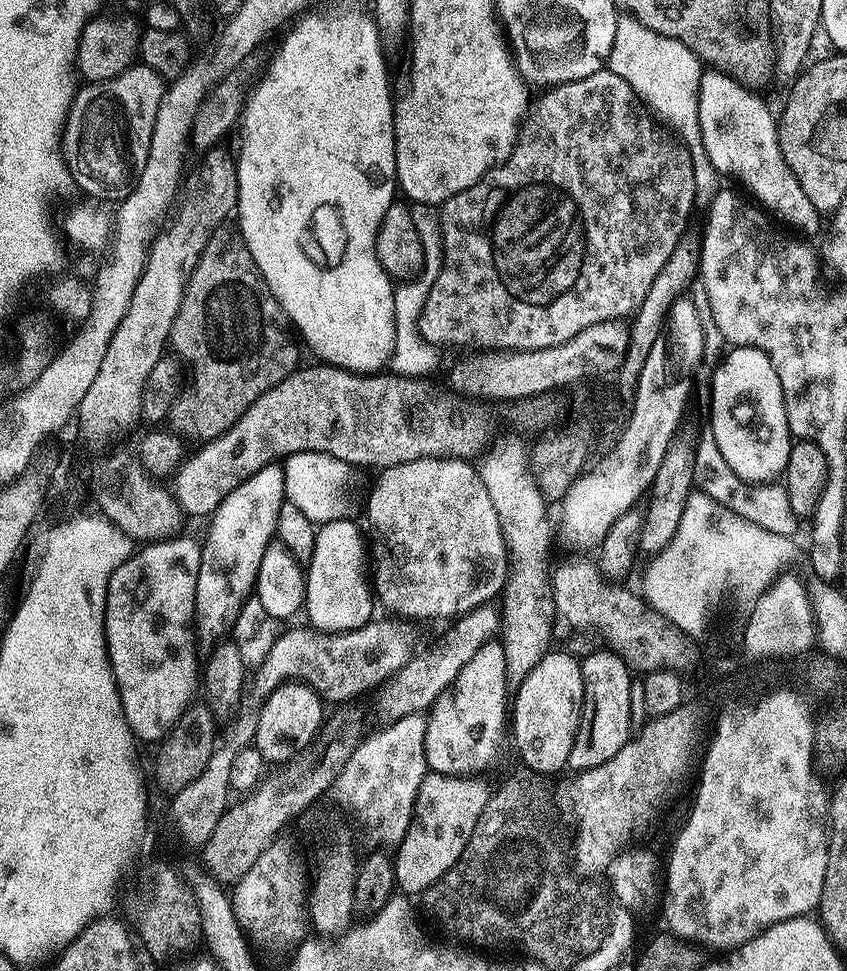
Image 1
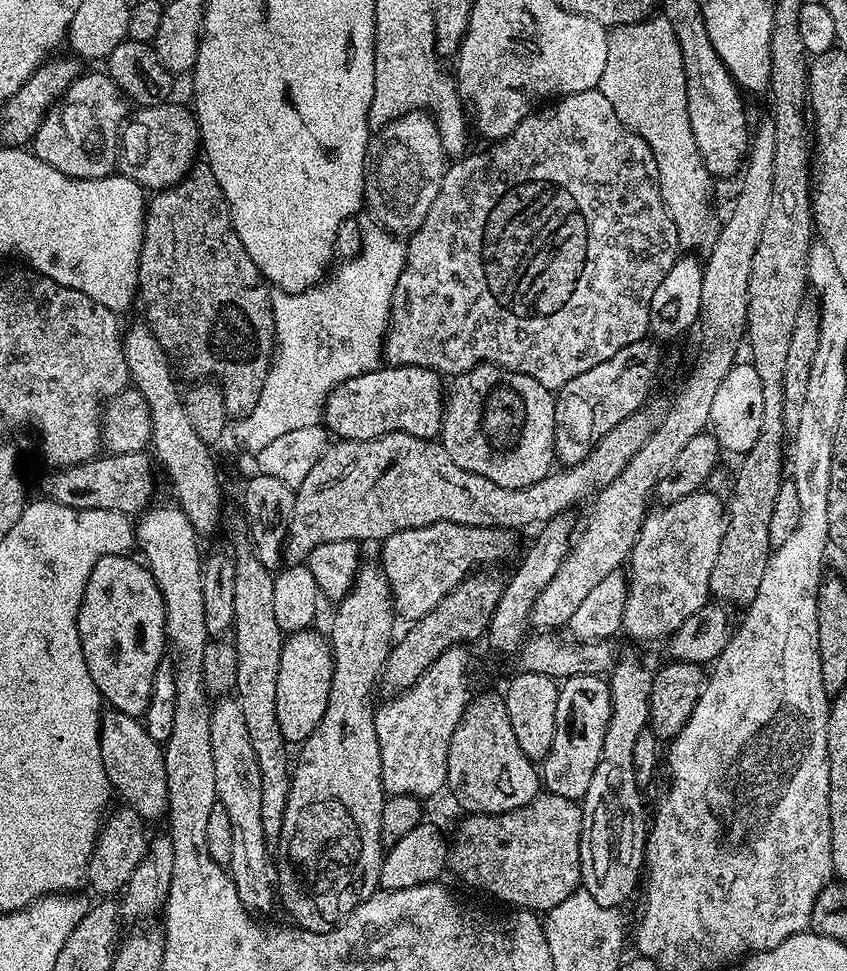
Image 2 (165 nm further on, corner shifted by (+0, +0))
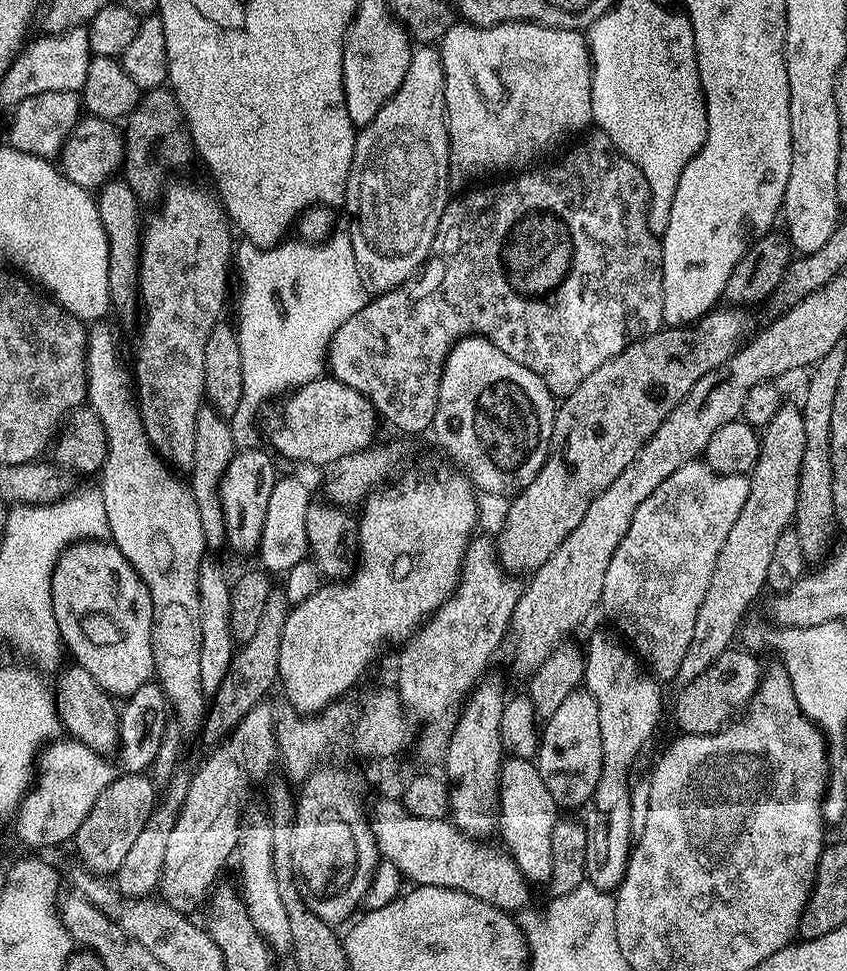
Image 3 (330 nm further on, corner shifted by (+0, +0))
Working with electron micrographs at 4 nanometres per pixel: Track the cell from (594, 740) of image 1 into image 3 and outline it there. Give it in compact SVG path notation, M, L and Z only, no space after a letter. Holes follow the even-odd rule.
M577 690L566 694L558 705L558 710L550 714L542 724L540 746L536 749L534 763L542 782L546 782L546 790L550 790L550 798L554 798L557 809L583 809L594 794L594 786L600 777L602 764L602 732L598 730L598 702L587 690Z

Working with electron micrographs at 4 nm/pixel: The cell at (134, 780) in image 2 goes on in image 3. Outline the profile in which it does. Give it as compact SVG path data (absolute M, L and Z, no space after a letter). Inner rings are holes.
M71 666L60 677L54 680L54 695L56 697L56 713L60 715L63 731L71 739L90 746L98 755L107 757L108 751L115 749L120 742L120 714L118 704L113 697L86 674L79 666Z

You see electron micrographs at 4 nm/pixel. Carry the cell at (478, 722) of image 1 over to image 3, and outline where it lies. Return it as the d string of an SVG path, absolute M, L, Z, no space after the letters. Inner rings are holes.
M505 759L499 773L498 836L504 839L503 847L532 886L547 885L551 878L551 834L557 821L556 803L554 798L550 798L550 790L546 790L546 782L542 782L535 763L532 760Z

